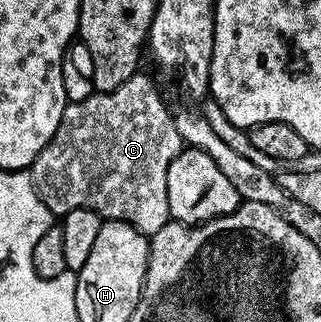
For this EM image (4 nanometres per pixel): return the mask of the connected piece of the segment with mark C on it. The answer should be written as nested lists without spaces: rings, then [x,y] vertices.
[[[137,74],[131,76],[126,82],[122,82],[122,86],[118,86],[118,90],[110,90],[109,92],[95,91],[90,98],[73,100],[66,105],[62,114],[62,122],[58,122],[58,130],[54,130],[54,138],[50,138],[50,142],[40,151],[38,158],[34,158],[30,169],[32,185],[38,194],[38,198],[47,206],[53,217],[63,218],[70,210],[85,208],[86,210],[94,210],[104,220],[126,222],[138,229],[143,236],[151,238],[155,232],[162,230],[162,226],[166,226],[170,222],[170,202],[168,201],[168,191],[166,190],[166,174],[170,170],[170,162],[174,162],[174,158],[184,147],[185,142],[178,134],[178,126],[174,126],[173,113],[171,111],[168,112],[163,98],[156,93],[151,82],[143,74]]]

